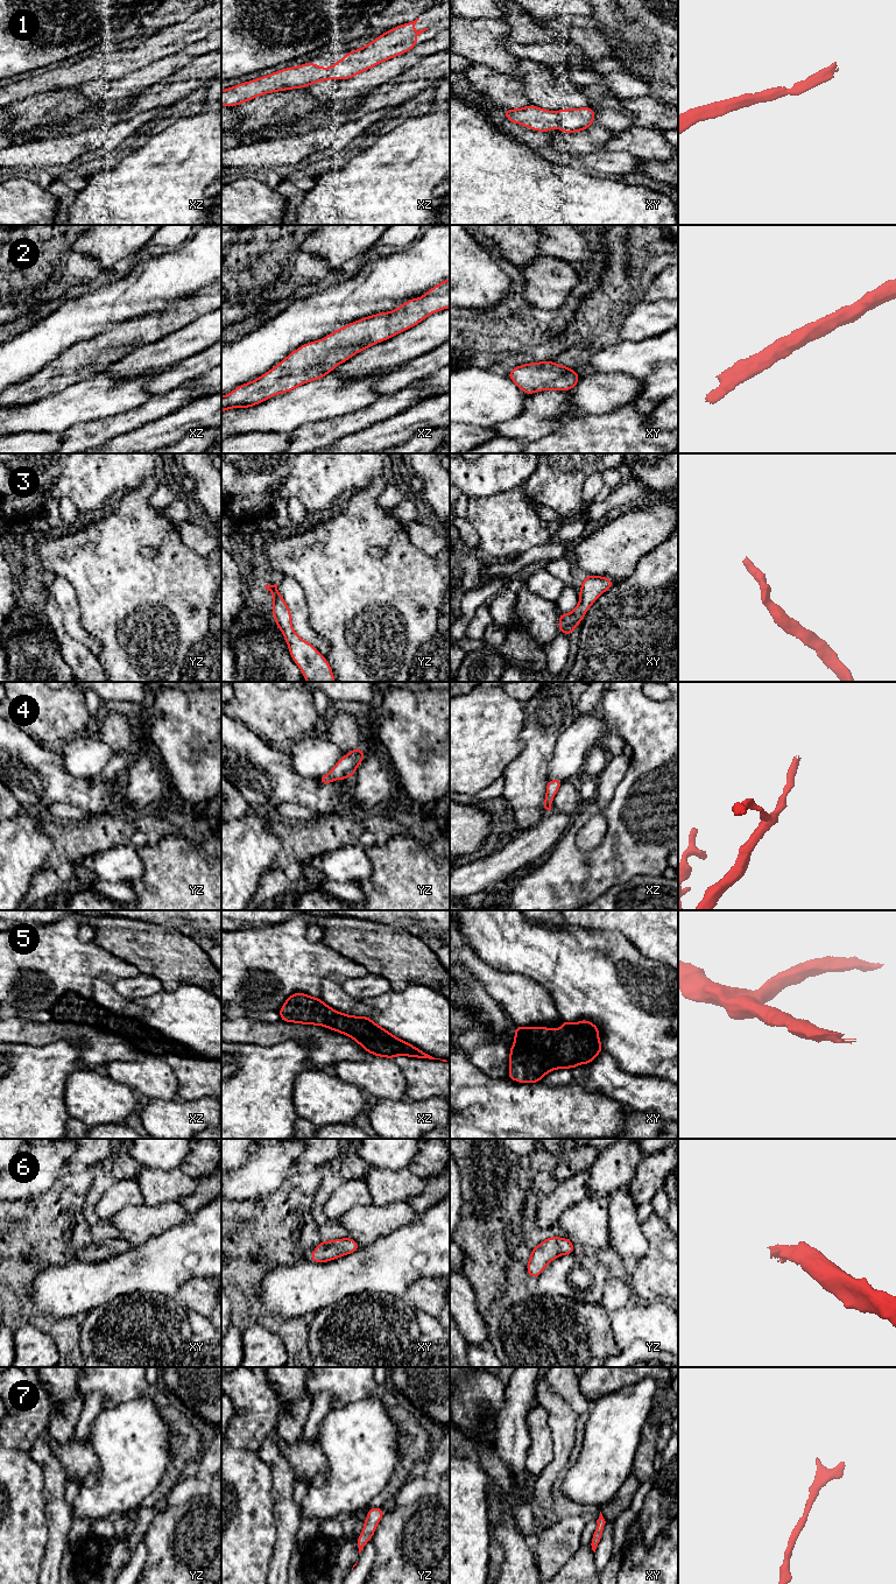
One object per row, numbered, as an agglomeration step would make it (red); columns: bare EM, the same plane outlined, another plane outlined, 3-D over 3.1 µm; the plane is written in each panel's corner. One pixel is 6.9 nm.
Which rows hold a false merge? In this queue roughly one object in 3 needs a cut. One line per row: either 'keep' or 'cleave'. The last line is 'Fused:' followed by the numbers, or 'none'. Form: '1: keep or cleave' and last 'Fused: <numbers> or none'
1: keep
2: keep
3: keep
4: keep
5: keep
6: keep
7: keep
Fused: none

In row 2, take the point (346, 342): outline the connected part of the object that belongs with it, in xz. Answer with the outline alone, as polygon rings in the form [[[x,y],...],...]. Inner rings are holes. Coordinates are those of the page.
[[[450,279],[431,288],[421,298],[411,298],[390,312],[380,312],[361,318],[338,329],[320,340],[304,344],[266,374],[254,381],[239,386],[230,395],[221,396],[221,413],[230,408],[255,406],[274,395],[290,392],[305,382],[322,379],[333,371],[337,365],[348,360],[358,352],[412,328],[429,315],[445,308],[450,308]]]

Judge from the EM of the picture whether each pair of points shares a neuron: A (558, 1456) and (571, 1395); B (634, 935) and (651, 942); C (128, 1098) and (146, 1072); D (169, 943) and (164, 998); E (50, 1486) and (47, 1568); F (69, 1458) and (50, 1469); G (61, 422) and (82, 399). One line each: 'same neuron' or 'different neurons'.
A: different neurons
B: same neuron
C: different neurons
D: different neurons
E: same neuron
F: different neurons
G: same neuron

